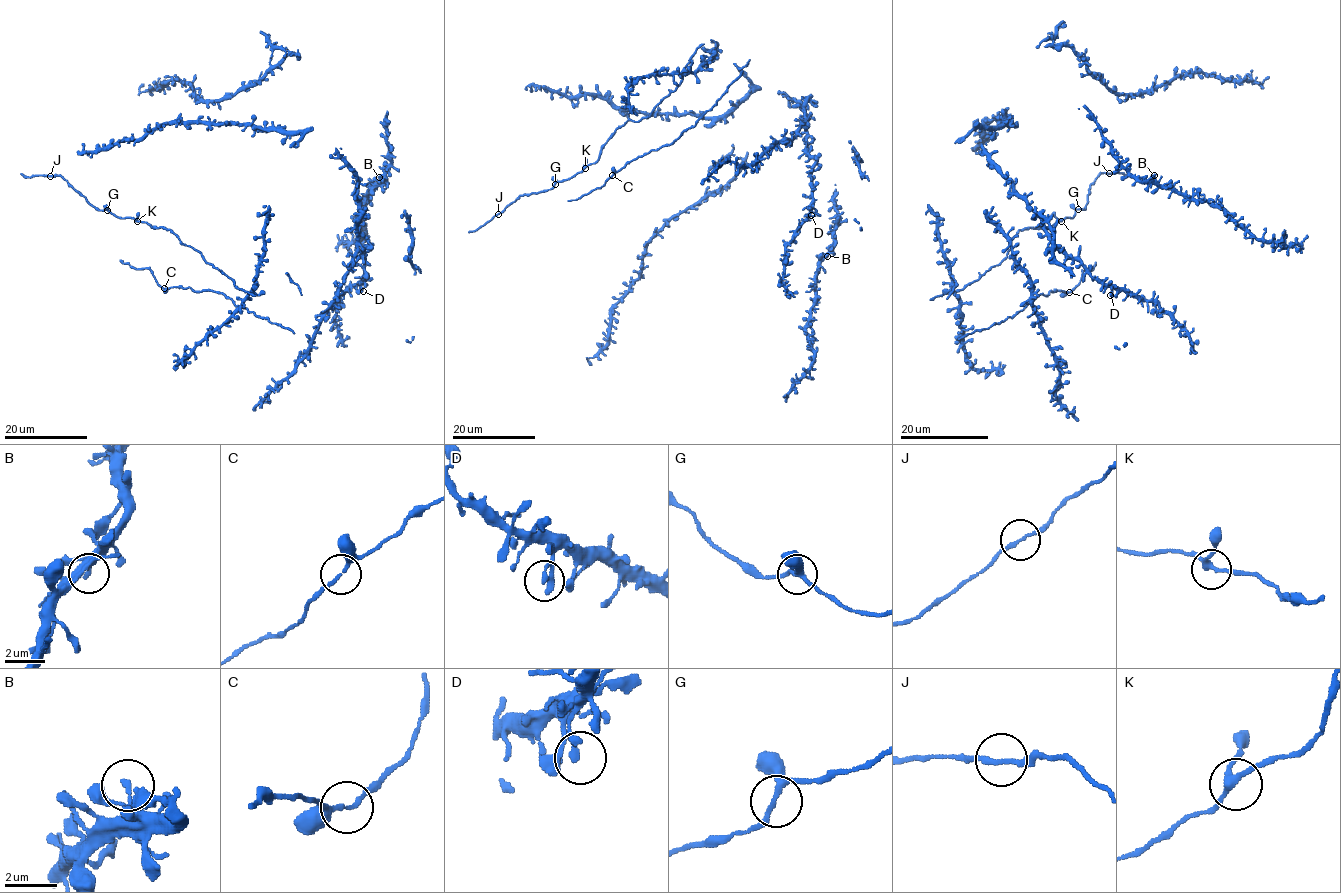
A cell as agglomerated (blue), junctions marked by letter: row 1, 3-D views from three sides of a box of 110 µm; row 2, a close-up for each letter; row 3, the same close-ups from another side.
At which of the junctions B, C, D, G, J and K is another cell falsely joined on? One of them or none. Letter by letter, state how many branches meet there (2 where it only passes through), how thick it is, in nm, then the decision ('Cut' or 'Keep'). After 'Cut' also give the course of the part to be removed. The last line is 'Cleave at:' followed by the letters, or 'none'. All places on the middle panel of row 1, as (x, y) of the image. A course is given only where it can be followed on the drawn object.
B: Branches: 2. Thickness 150 nm. Keep
C: Branches: 3. Thickness 160 nm. Keep
D: Branches: 2. Thickness 170 nm. Keep
G: Branches: 3. Thickness 190 nm. Keep
J: Branches: 2. Thickness 180 nm. Keep
K: Branches: 3. Thickness 240 nm. Keep
Cleave at: none

